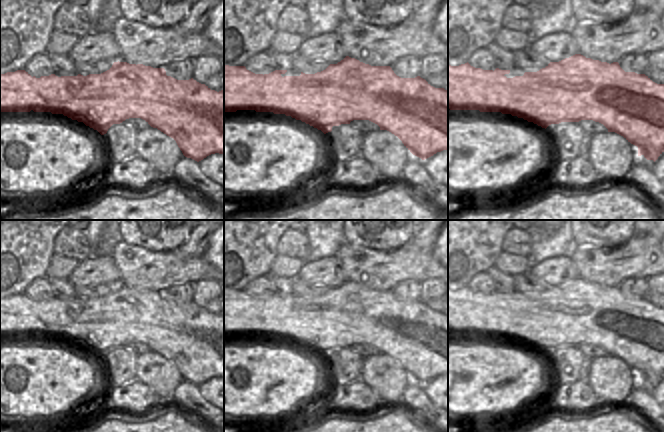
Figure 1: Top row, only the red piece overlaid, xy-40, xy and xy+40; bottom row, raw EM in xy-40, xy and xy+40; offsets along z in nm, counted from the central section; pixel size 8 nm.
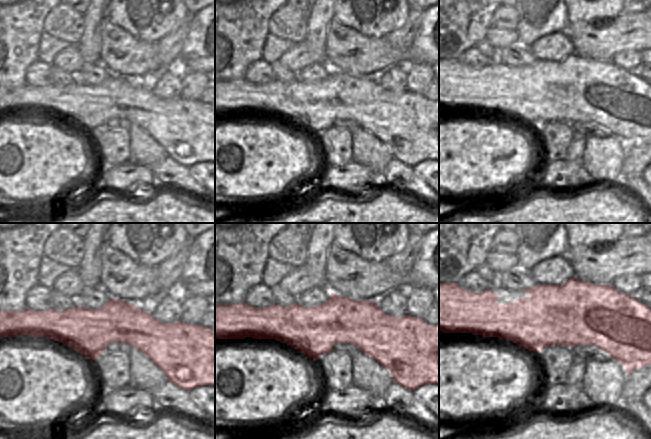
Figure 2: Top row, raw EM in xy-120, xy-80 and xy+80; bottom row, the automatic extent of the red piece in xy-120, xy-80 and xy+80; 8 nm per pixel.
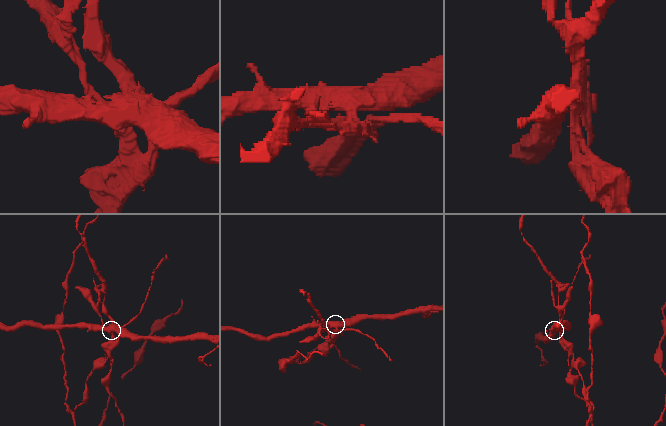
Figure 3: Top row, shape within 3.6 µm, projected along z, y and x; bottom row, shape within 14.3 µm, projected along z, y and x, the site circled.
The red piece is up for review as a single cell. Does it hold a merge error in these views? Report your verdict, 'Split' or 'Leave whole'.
Split

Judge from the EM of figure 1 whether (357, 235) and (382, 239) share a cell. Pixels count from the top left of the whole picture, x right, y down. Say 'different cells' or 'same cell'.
same cell

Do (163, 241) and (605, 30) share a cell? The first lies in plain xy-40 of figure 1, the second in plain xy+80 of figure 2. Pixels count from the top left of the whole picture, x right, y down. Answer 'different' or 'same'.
different

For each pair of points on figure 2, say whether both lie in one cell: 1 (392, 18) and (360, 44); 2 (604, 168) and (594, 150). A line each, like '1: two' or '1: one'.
1: two
2: one

